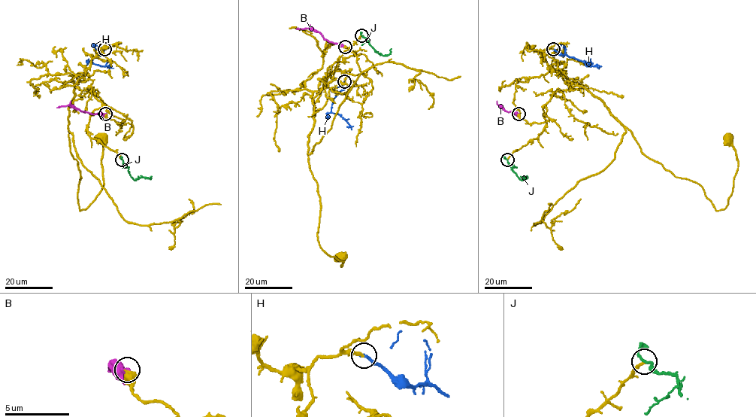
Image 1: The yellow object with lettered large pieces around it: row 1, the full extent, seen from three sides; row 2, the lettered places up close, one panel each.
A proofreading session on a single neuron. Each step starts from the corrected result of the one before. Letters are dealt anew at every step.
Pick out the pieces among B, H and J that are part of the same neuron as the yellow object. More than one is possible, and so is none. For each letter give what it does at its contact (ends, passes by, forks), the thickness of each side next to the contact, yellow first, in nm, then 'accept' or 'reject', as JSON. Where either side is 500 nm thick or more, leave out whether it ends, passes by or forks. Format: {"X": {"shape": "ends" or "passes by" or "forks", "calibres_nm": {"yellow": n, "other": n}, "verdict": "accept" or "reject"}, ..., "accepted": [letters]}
{"B": {"calibres_nm": {"yellow": 600, "other": 360}, "verdict": "reject"}, "H": {"shape": "ends", "calibres_nm": {"yellow": 240, "other": 220}, "verdict": "accept"}, "J": {"shape": "passes by", "calibres_nm": {"yellow": 190, "other": 160}, "verdict": "reject"}, "accepted": ["H"]}

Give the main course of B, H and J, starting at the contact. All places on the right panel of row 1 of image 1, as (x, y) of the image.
B: (518, 114), (506, 111), (500, 105), (500, 108)
H: (553, 49), (561, 55), (583, 61), (585, 65), (598, 67)
J: (507, 159), (509, 166), (521, 180), (527, 178), (521, 176)

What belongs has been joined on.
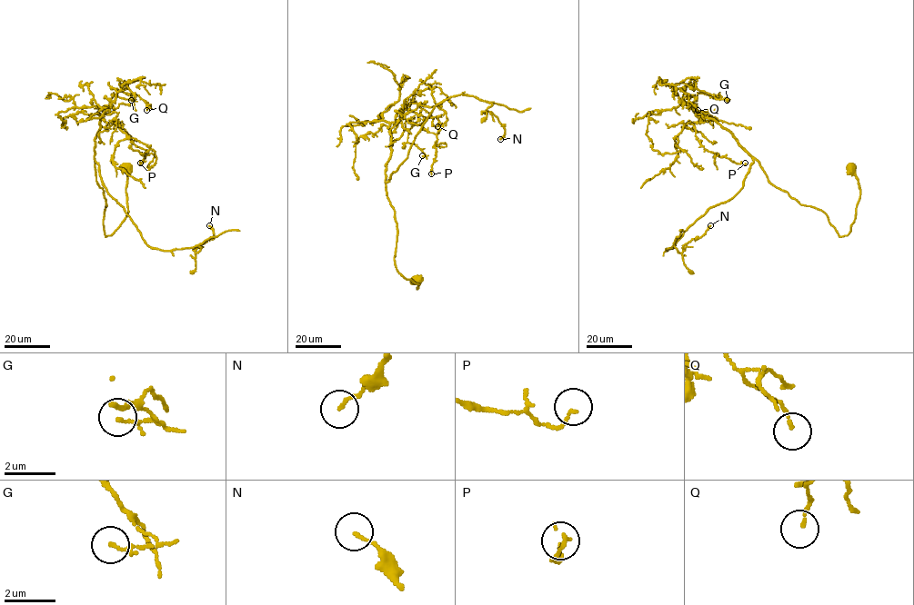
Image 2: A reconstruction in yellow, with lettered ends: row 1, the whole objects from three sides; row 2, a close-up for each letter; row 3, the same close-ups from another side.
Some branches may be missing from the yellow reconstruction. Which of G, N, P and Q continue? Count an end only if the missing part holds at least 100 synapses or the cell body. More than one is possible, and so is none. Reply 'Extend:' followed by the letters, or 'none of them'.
Extend: none of them

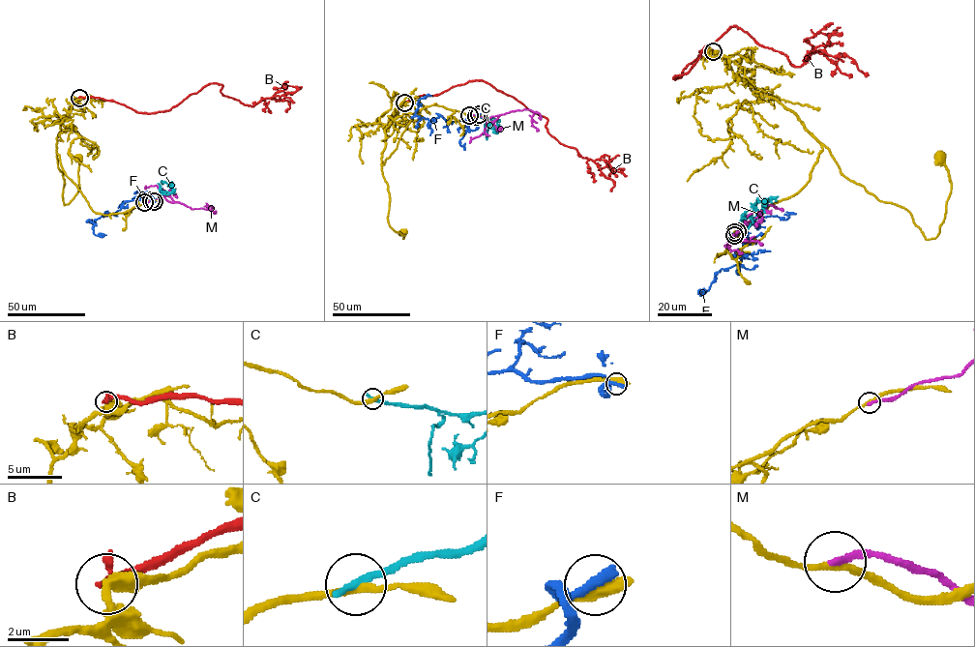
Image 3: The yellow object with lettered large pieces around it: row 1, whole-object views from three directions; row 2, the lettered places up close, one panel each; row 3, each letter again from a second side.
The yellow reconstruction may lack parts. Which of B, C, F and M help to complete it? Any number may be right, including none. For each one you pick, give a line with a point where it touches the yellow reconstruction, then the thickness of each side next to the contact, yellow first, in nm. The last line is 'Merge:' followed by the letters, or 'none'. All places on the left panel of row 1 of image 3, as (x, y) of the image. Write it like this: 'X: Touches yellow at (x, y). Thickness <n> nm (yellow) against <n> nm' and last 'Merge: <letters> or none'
Merge: none

